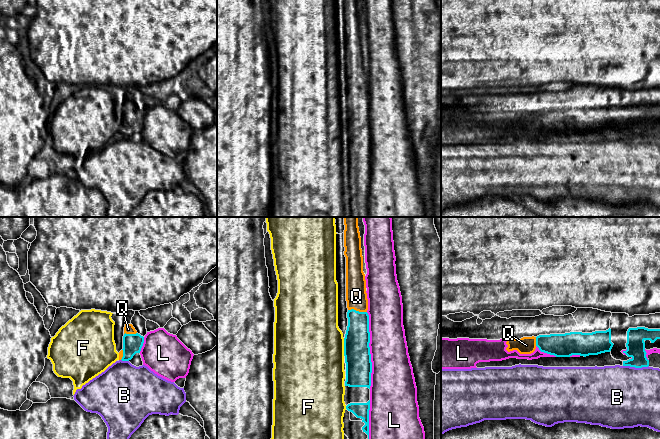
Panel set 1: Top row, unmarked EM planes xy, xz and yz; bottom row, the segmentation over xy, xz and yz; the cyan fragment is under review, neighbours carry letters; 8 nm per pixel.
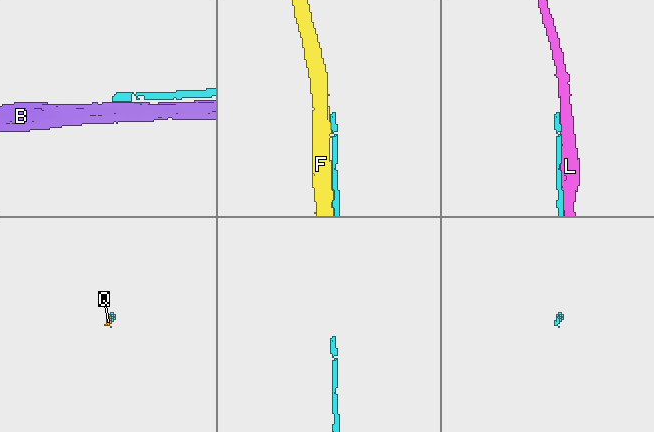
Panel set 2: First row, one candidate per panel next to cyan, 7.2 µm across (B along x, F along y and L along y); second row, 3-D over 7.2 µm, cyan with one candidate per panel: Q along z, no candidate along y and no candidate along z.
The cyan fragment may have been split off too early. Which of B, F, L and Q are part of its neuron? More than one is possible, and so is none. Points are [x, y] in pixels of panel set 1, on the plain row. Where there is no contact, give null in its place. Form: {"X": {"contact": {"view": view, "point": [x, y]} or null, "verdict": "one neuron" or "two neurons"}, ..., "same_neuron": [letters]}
{"B": {"contact": {"view": "yz", "point": [636, 143]}, "verdict": "two neurons"}, "F": {"contact": {"view": "xz", "point": [344, 123]}, "verdict": "two neurons"}, "L": {"contact": {"view": "xz", "point": [369, 126]}, "verdict": "two neurons"}, "Q": {"contact": {"view": "xz", "point": [357, 87]}, "verdict": "one neuron"}, "same_neuron": ["Q"]}

